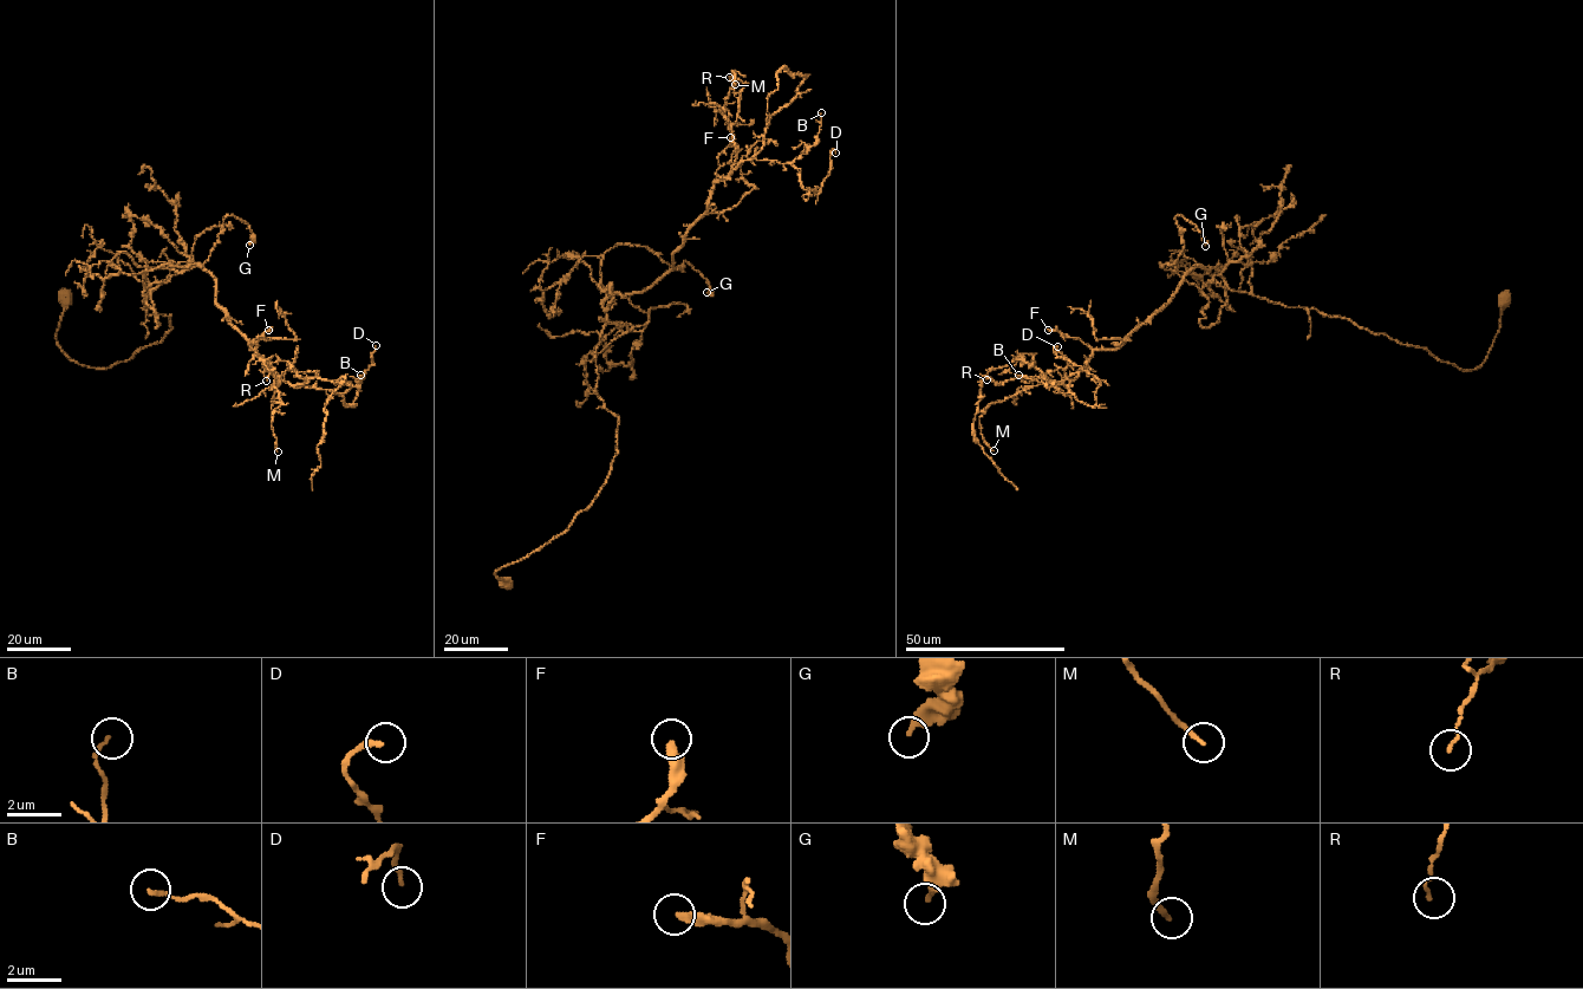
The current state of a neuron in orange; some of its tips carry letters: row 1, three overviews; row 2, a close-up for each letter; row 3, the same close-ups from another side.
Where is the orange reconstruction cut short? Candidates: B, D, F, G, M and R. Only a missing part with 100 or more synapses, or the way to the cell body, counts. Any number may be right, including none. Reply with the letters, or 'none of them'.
none of them

